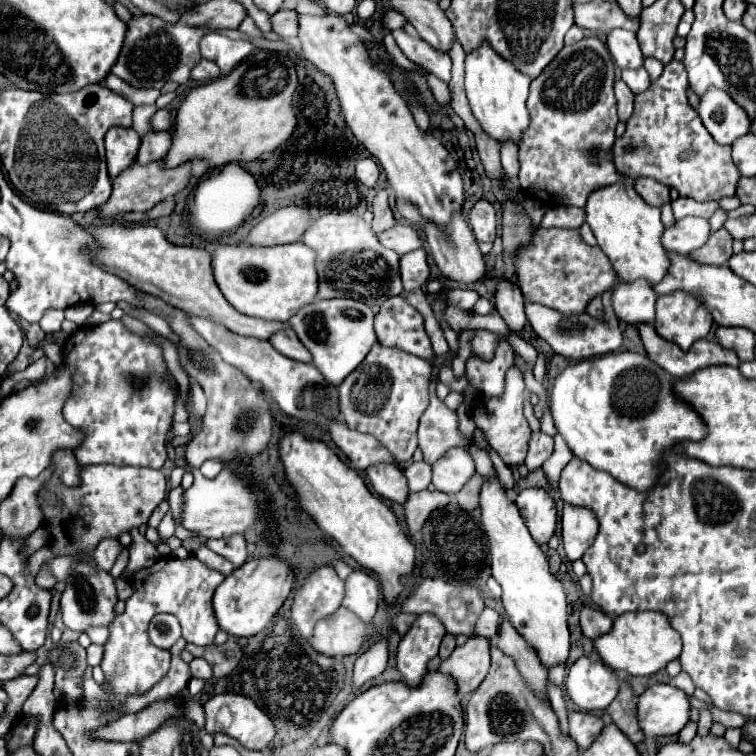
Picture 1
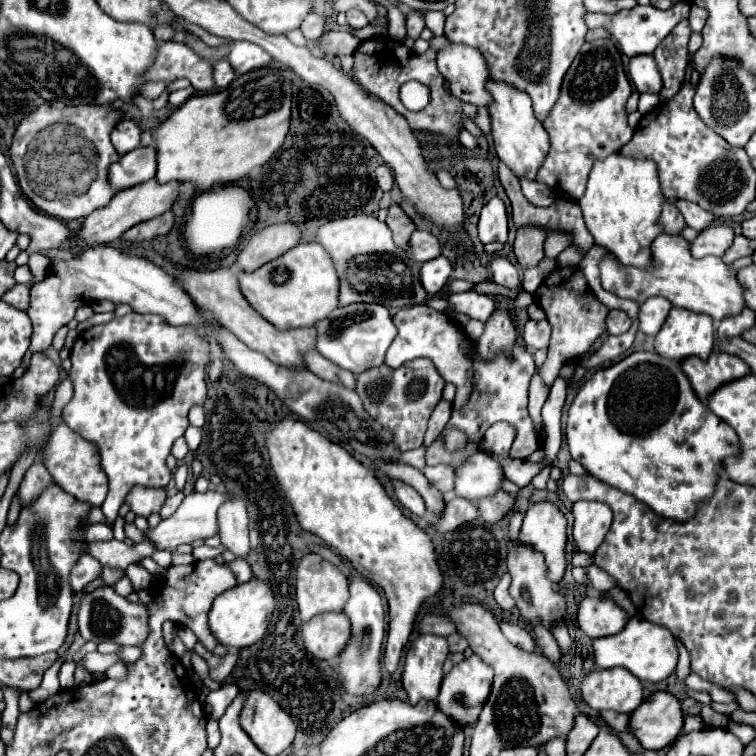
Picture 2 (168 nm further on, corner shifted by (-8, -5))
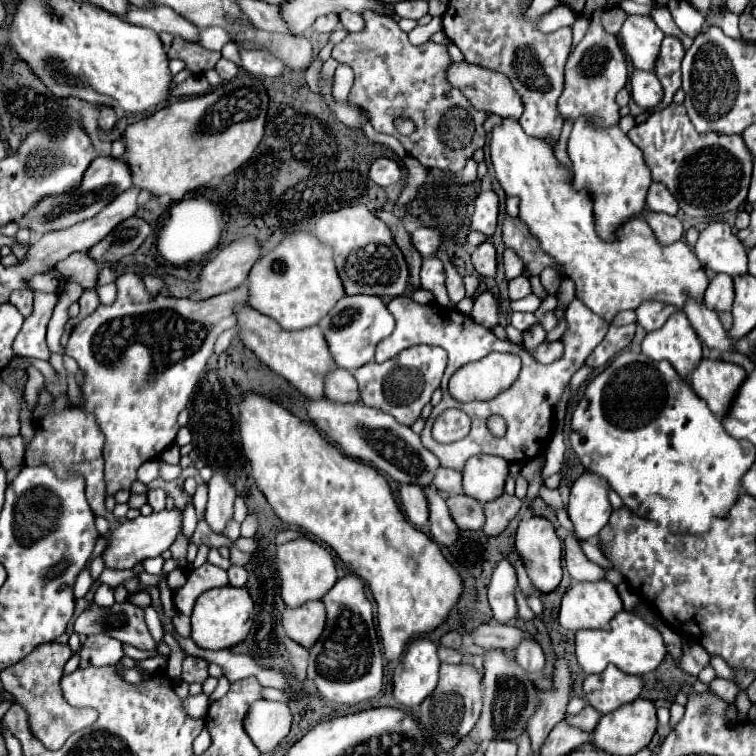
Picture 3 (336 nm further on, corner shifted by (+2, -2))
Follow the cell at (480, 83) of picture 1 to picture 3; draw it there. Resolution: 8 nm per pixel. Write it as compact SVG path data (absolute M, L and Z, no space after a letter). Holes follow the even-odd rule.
M502 119L500 125L496 125L490 133L490 157L496 171L496 179L500 181L506 195L520 197L520 219L530 227L532 235L540 241L540 247L556 259L566 271L566 275L576 283L576 297L592 309L596 315L604 317L608 323L614 319L618 311L624 309L636 309L642 301L654 299L668 305L674 305L676 309L684 309L688 299L694 299L698 303L704 301L704 293L708 289L708 277L700 261L694 257L692 249L686 245L686 241L678 239L674 245L662 245L654 231L642 221L642 217L632 217L628 223L622 225L618 231L618 241L606 243L602 241L594 231L594 213L592 213L592 199L586 195L586 191L574 191L570 183L570 175L564 167L558 165L552 147L546 145L546 141L526 135L516 119Z

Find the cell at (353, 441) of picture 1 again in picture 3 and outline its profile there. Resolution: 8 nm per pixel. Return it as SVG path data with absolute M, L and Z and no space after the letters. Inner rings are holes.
M426 485L422 489L424 489L426 499L428 499L428 513L430 513L428 527L430 527L432 537L436 539L436 543L452 545L456 541L456 537L458 537L458 527L454 525L448 509L446 509L446 501L430 485Z

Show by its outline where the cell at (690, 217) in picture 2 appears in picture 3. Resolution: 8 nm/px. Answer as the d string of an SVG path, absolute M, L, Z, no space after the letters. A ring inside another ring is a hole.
M658 183L650 185L646 205L652 211L662 211L662 213L668 213L668 215L678 213L678 201L672 197L672 193L664 185L658 185Z

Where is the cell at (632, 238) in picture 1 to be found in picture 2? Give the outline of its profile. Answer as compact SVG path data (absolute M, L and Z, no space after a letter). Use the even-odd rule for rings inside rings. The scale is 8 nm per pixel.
M616 152L604 160L592 158L594 166L590 170L590 178L586 184L584 196L578 200L584 222L594 236L596 244L608 248L622 264L630 264L636 268L650 268L650 244L662 234L662 226L658 226L658 216L662 212L662 204L666 196L660 190L658 168L656 162L644 158L628 158Z

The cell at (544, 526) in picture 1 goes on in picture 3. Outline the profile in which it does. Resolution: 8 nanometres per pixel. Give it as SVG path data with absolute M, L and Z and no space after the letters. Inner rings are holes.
M528 517L528 519L522 519L518 529L516 529L516 537L514 537L514 547L516 547L516 553L520 555L524 567L526 567L526 573L528 577L532 579L534 587L540 591L540 593L550 593L558 587L560 579L562 579L562 565L560 565L560 557L562 557L562 543L556 535L556 529L554 525L546 519L546 517Z

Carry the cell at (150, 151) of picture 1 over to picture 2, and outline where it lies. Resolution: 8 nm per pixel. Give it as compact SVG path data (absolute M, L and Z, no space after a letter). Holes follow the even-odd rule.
M136 148L108 168L108 184L114 192L148 182L156 174L156 150Z

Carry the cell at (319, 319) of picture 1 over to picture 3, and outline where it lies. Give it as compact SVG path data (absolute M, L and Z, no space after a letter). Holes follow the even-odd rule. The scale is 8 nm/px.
M354 295L354 297L342 297L326 317L320 319L318 327L324 333L324 339L328 343L330 355L336 361L338 367L354 371L370 361L374 361L374 349L376 345L386 339L394 331L394 317L378 297L370 295Z

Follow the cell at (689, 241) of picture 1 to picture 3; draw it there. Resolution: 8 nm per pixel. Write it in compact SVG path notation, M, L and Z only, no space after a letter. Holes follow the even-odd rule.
M712 221L702 231L694 245L694 253L702 267L730 277L748 273L748 259L744 245L732 235L726 221Z

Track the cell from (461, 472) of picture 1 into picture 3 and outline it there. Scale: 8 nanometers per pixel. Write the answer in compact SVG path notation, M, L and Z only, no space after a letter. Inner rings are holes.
M492 455L470 457L462 469L464 495L474 497L480 503L492 501L502 495L504 481L508 477L508 461Z

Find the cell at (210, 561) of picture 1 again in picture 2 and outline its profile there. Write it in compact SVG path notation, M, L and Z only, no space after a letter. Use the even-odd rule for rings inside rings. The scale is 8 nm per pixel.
M238 558L236 562L232 562L232 564L228 564L230 568L232 568L232 572L234 572L234 576L238 578L238 582L248 582L248 580L252 580L254 576L252 576L252 568L248 566L248 562L244 560L244 558Z

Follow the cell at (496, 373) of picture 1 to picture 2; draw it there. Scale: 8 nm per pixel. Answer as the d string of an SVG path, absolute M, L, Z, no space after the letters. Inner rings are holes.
M496 308L484 324L484 334L476 340L478 354L482 358L492 358L500 350L510 350L516 344L516 330L506 312L506 308Z

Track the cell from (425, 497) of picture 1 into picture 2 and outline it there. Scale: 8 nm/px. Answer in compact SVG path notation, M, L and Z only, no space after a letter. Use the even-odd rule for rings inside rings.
M454 498L446 504L444 514L442 514L440 522L436 524L436 530L440 534L446 534L446 532L460 528L466 522L474 522L476 518L480 518L480 512L474 502L470 502L466 498Z

